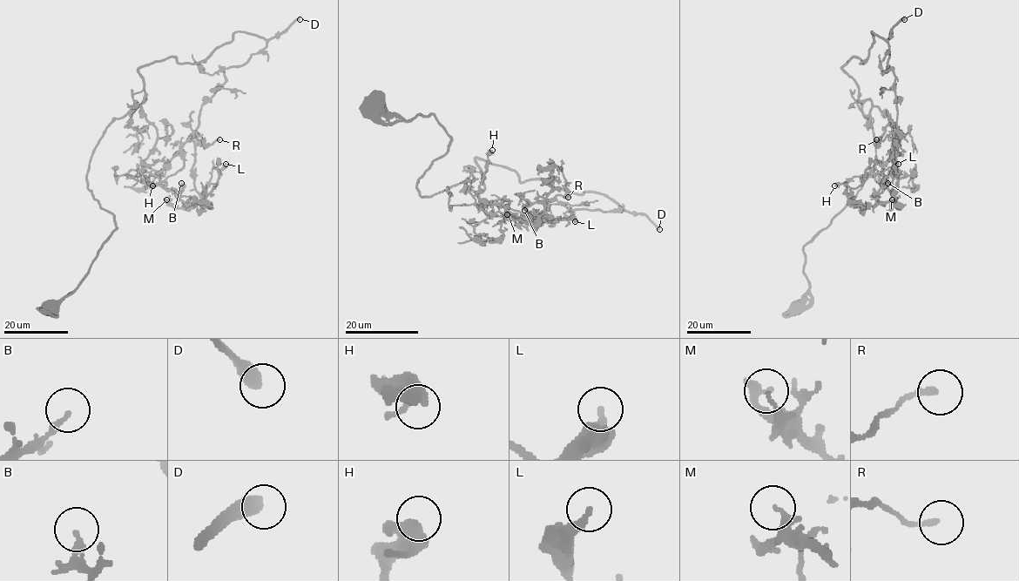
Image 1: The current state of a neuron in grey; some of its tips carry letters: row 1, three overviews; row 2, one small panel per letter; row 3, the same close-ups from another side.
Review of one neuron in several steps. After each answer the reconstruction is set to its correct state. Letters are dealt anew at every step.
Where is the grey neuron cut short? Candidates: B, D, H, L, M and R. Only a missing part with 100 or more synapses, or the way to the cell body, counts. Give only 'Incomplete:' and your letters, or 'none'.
Incomplete: D

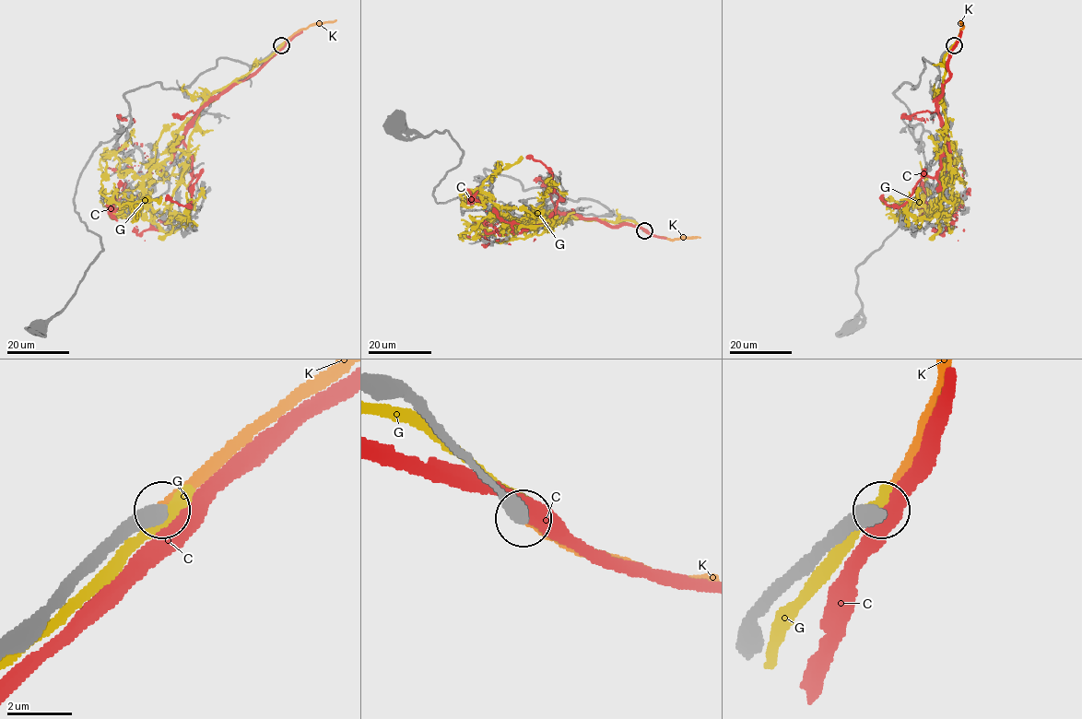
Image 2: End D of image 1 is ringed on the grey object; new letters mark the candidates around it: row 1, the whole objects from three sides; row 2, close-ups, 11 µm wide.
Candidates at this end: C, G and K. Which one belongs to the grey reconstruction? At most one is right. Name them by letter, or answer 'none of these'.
K

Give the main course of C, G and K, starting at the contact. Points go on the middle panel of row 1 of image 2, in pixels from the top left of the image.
C: (644, 230), (561, 214), (484, 245), (485, 237), (490, 241), (513, 231), (493, 208)
G: (642, 228), (633, 220), (570, 216), (533, 226), (505, 218), (477, 188), (460, 194), (462, 200), (467, 195)
K: (644, 230), (673, 239), (700, 237)

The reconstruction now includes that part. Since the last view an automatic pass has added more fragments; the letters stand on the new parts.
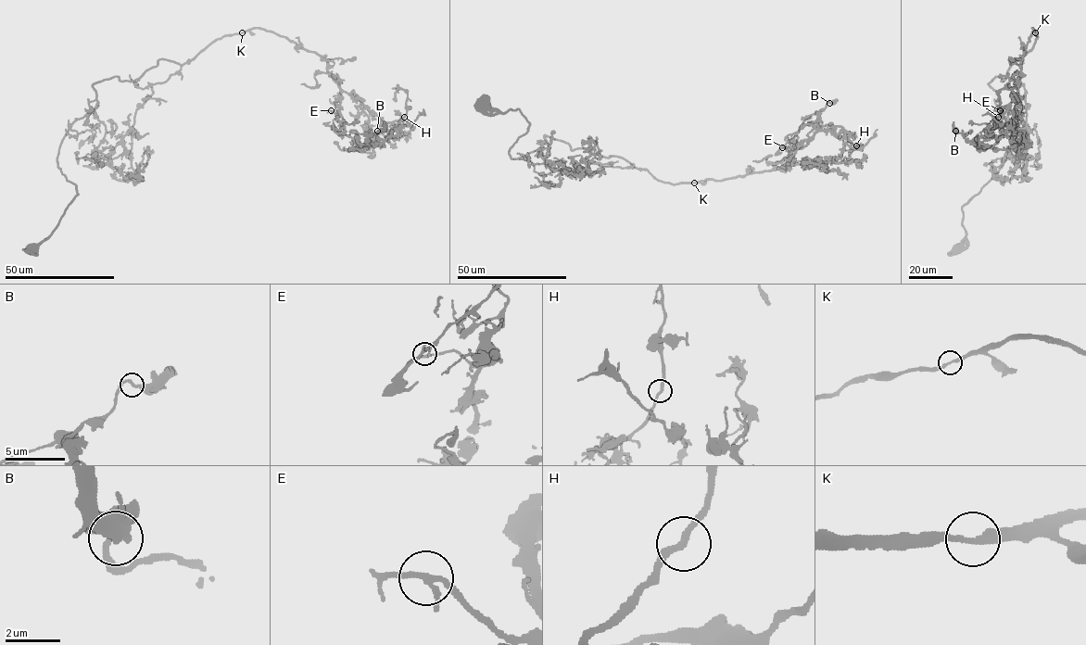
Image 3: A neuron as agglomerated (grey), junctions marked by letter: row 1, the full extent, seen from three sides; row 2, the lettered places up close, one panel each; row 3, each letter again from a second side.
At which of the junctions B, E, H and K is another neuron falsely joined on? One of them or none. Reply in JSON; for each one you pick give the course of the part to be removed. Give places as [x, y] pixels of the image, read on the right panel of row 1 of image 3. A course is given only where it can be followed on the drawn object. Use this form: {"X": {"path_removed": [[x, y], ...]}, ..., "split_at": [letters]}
{"split_at": []}

